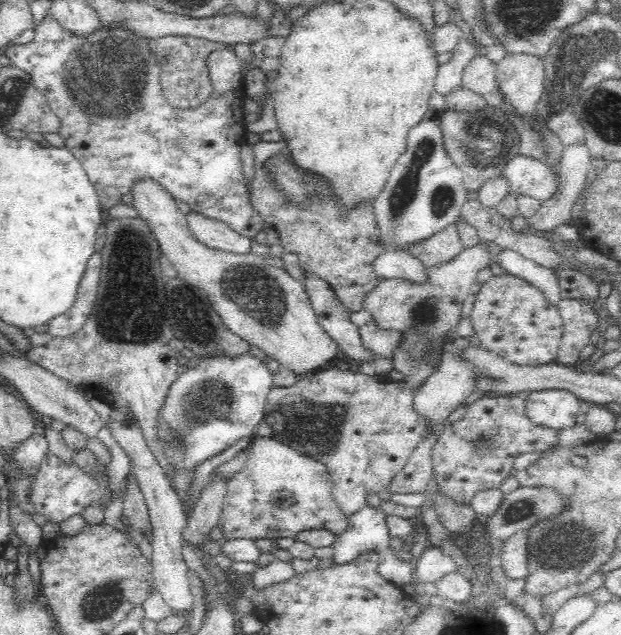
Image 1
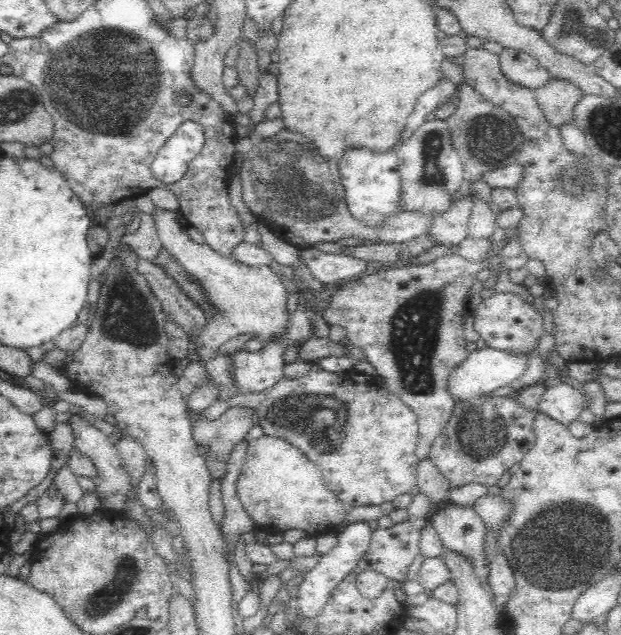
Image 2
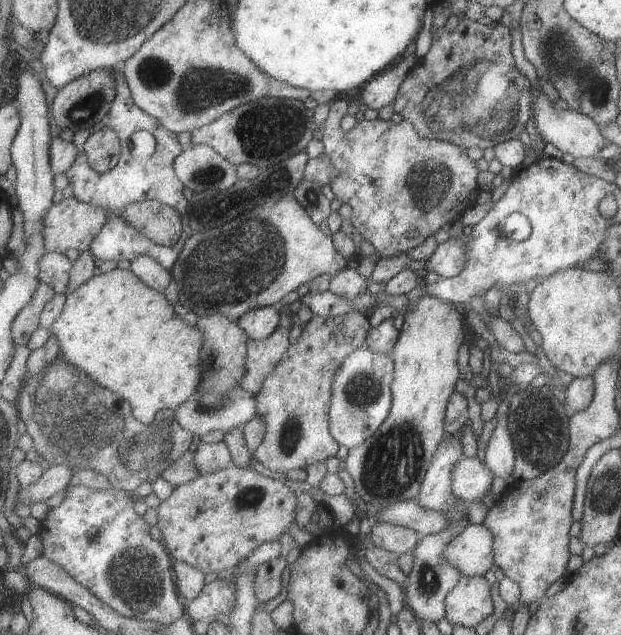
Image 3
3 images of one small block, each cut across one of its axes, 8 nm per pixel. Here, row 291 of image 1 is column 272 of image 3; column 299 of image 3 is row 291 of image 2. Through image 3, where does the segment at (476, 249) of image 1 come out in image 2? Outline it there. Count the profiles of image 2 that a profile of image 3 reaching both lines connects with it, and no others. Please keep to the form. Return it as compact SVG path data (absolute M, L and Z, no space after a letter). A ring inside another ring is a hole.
M510 226L506 230L505 238L498 240L498 242L493 242L490 244L490 248L487 254L483 256L482 259L478 261L472 261L469 259L464 259L460 254L450 254L447 256L440 256L440 258L434 260L433 262L426 265L408 265L404 268L392 268L384 269L383 271L376 271L375 273L368 274L364 273L359 279L348 283L347 285L342 285L334 294L328 309L325 310L323 314L323 319L330 325L339 325L345 329L345 336L351 338L352 344L355 344L360 350L363 351L365 355L365 360L369 362L374 368L376 368L379 376L384 380L387 385L388 390L392 390L394 394L400 396L402 402L404 402L410 410L417 414L418 424L419 424L419 437L415 450L415 456L418 457L418 462L429 458L429 454L433 445L433 440L442 432L446 423L452 418L454 408L456 406L456 401L452 399L452 395L446 391L446 380L448 380L448 374L450 370L468 356L468 351L466 351L467 340L464 338L464 326L469 324L470 319L464 319L464 314L466 314L468 292L476 280L476 276L481 270L485 268L489 269L489 264L497 256L500 256L505 250L505 246L510 244L512 241L518 241L521 236L520 226Z

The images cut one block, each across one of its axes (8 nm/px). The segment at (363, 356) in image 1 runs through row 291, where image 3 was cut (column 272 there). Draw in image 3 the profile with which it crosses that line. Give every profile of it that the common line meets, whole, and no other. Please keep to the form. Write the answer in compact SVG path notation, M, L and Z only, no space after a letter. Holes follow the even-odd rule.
M278 306L251 310L238 321L239 326L248 334L250 341L265 340L272 337L281 326L281 312Z

